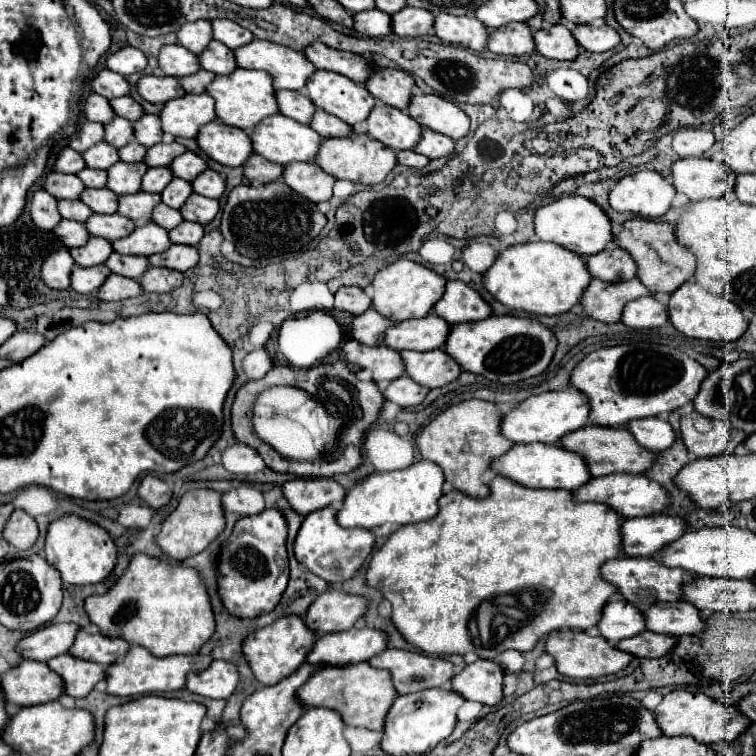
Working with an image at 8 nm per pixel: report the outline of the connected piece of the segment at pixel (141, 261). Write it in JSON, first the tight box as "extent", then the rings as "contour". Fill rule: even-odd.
{"extent":[106,252,150,278],"contour":[[[114,252],[106,264],[112,272],[120,276],[128,276],[128,278],[140,278],[150,266],[146,256],[124,256],[118,252]]]}

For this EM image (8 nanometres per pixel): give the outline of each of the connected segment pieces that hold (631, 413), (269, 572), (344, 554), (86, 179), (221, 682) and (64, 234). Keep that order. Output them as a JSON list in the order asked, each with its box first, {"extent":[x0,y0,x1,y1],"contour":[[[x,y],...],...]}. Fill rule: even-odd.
[{"extent":[570,344,706,428],"contour":[[[626,344],[590,352],[572,370],[570,386],[586,394],[590,404],[590,424],[614,428],[624,426],[628,420],[672,412],[692,402],[706,374],[704,366],[688,358],[682,350],[660,344]]]},{"extent":[216,510,288,618],"contour":[[[264,510],[258,516],[246,516],[240,518],[230,534],[230,538],[222,544],[218,552],[218,562],[216,562],[216,584],[218,584],[218,596],[228,610],[228,614],[236,618],[258,618],[262,614],[272,612],[280,598],[282,592],[288,586],[288,554],[286,554],[286,520],[278,510]]]},{"extent":[294,508,374,582],"contour":[[[322,508],[304,518],[294,542],[294,554],[302,566],[326,582],[342,582],[354,576],[368,558],[372,546],[374,534],[370,530],[344,530],[342,526],[336,526],[336,510]]]},{"extent":[78,168,108,188],"contour":[[[84,168],[78,178],[88,186],[88,188],[104,188],[108,182],[108,172],[106,170],[92,170],[92,168]]]},{"extent":[186,660,238,698],"contour":[[[214,660],[206,670],[190,672],[186,678],[186,688],[194,694],[208,698],[228,698],[238,684],[238,670],[234,664],[224,660]]]},{"extent":[54,220,90,248],"contour":[[[62,220],[60,226],[56,226],[54,234],[68,246],[68,248],[74,248],[74,246],[84,246],[90,238],[90,232],[86,230],[84,224],[76,222],[76,220]]]}]

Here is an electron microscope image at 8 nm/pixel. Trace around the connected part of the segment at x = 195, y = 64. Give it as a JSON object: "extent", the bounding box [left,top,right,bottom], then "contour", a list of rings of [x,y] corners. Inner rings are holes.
{"extent":[158,44,202,78],"contour":[[[180,44],[162,46],[158,62],[160,62],[160,68],[166,76],[176,76],[176,78],[196,74],[202,68],[200,60],[198,60],[198,54],[186,50]]]}

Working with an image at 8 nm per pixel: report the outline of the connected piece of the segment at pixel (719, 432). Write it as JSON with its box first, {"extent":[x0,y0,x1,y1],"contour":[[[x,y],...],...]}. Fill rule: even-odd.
{"extent":[680,412,746,458],"contour":[[[692,412],[688,418],[682,418],[680,434],[682,442],[688,452],[692,452],[696,458],[710,458],[718,454],[732,454],[738,444],[744,442],[746,434],[740,434],[740,430],[732,430],[728,422],[714,422],[712,428],[706,432],[700,432],[696,428],[698,414]]]}

